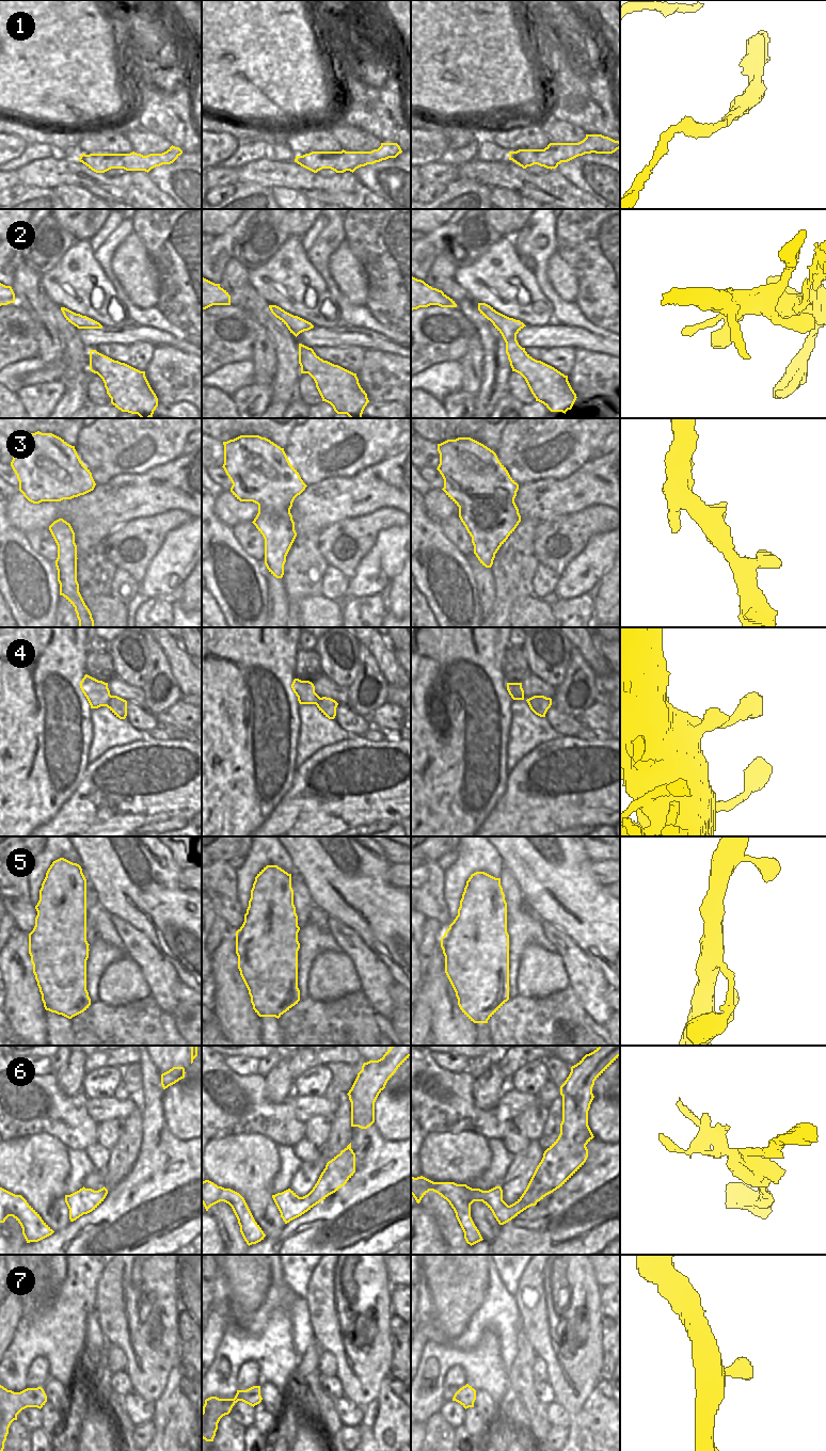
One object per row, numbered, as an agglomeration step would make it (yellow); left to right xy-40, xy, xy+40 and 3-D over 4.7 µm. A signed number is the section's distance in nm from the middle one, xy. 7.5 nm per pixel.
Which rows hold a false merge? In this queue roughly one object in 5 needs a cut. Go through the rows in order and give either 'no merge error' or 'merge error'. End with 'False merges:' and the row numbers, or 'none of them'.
1: no merge error
2: no merge error
3: no merge error
4: no merge error
5: no merge error
6: no merge error
7: no merge error
False merges: none of them

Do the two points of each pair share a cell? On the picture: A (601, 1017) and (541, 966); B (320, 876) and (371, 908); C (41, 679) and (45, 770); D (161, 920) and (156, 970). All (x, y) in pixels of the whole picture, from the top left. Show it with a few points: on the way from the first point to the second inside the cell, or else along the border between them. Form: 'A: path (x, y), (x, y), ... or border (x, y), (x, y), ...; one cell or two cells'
A: border (561, 961), (569, 986); two cells
B: path (333, 876), (339, 876), (359, 895); one cell
C: path (41, 701), (41, 748); one cell
D: border (142, 930), (154, 946), (175, 968); two cells

